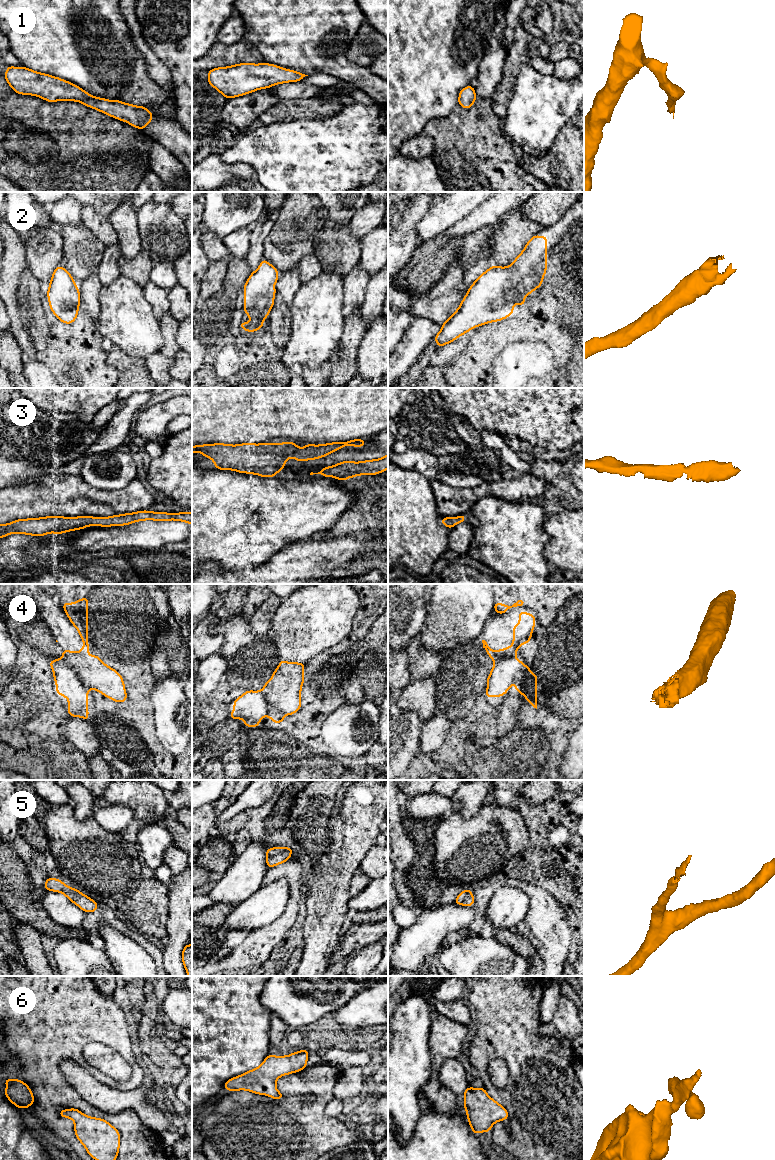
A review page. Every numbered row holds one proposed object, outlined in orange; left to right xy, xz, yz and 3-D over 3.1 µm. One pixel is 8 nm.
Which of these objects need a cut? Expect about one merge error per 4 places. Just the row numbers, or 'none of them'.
4

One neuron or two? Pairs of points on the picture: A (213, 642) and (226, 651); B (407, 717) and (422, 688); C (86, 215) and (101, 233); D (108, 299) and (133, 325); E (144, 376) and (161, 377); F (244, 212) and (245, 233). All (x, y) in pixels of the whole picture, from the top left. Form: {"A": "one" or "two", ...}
{"A": "two", "B": "two", "C": "one", "D": "one", "E": "two", "F": "two"}

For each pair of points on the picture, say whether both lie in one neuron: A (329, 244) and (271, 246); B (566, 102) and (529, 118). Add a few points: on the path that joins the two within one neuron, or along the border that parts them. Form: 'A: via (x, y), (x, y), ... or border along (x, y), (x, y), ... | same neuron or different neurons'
A: border along (324, 224), (324, 227), (315, 237), (312, 252) | different neurons
B: via (557, 102), (546, 103), (538, 110) | same neuron

